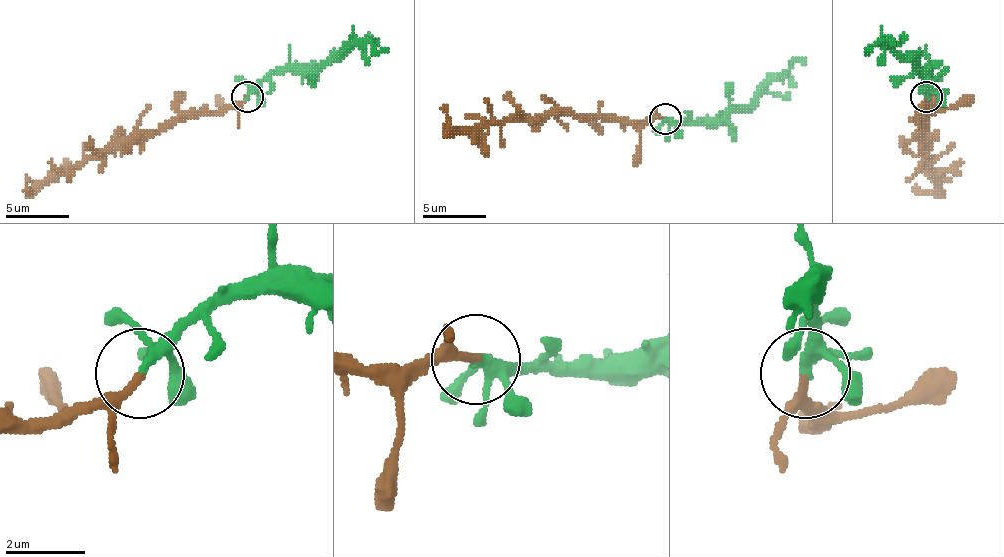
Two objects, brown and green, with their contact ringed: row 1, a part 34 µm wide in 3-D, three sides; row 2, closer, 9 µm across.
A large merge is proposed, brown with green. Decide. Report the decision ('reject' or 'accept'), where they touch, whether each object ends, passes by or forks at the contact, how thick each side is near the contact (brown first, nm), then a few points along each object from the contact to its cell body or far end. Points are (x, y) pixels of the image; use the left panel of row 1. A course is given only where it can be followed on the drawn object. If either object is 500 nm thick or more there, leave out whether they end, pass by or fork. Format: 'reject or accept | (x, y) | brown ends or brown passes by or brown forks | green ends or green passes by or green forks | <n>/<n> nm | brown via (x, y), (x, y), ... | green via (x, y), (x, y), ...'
accept | (247, 96) | brown ends | green forks | 240/200 nm | brown via (248, 96), (219, 112), (185, 112), (156, 131), (134, 131), (55, 172), (36, 188), (29, 188) | green via (248, 96), (273, 73), (308, 70), (340, 61), (356, 45), (368, 42), (378, 51), (387, 48)

